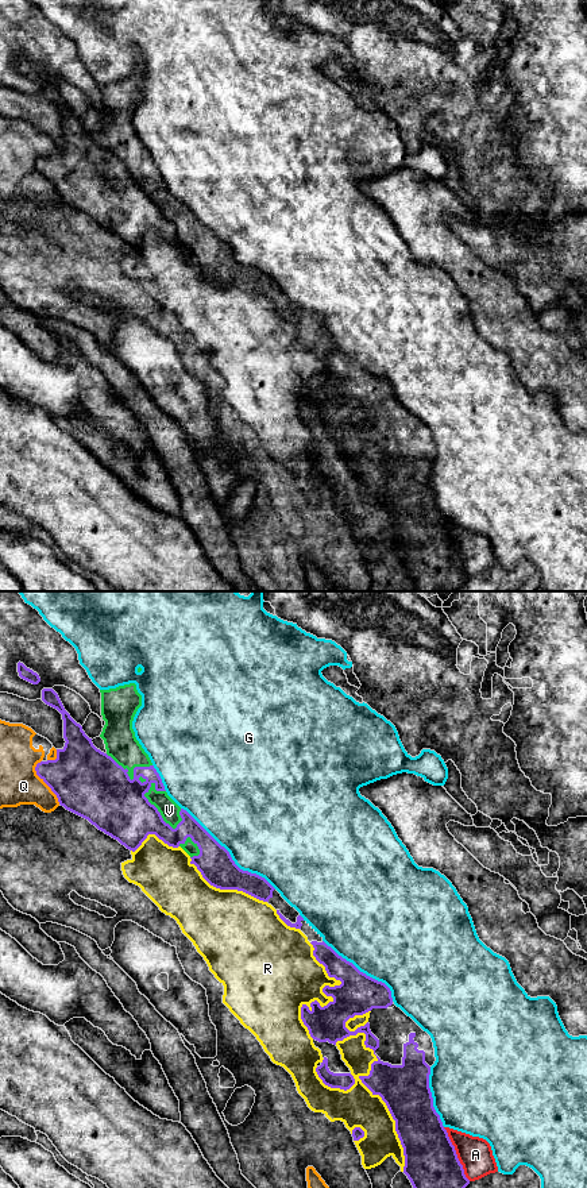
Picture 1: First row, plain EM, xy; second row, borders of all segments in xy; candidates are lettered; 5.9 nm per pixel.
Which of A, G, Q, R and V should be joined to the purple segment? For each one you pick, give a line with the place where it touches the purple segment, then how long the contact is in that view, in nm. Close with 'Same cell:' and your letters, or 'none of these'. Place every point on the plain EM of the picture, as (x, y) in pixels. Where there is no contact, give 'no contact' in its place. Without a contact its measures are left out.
V: meets purple in xy at (154, 201); contact 320 nm long
Same cell: V

